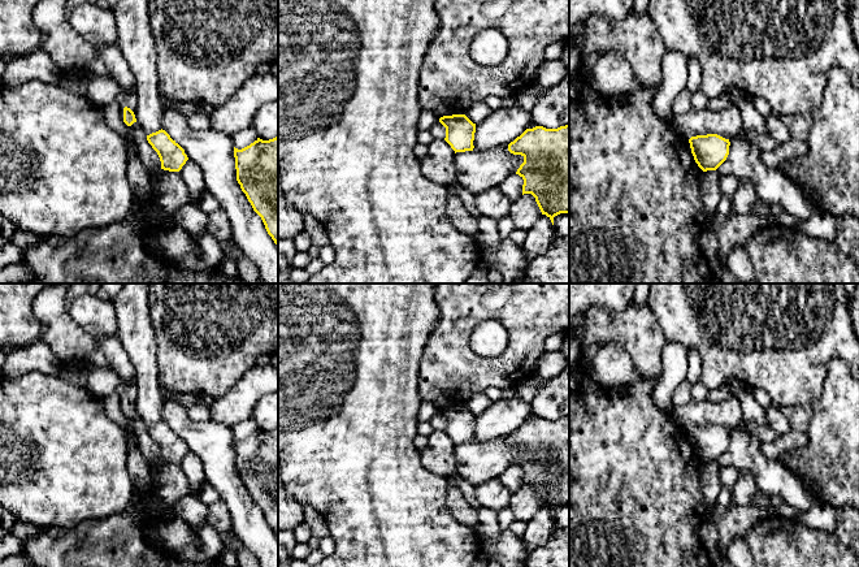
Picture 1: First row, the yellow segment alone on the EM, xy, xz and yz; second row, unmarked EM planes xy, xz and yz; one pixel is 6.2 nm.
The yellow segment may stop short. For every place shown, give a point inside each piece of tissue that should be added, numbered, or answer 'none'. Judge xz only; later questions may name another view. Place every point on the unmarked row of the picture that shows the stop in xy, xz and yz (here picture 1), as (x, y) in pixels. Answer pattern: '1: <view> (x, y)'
none

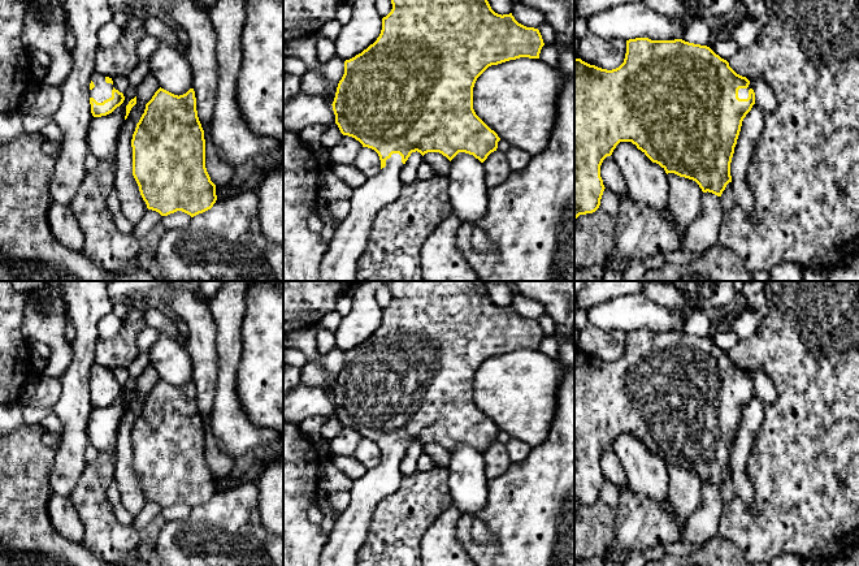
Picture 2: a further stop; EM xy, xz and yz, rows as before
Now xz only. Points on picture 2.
1: xz (350, 530)

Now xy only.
1: xy (102, 383)

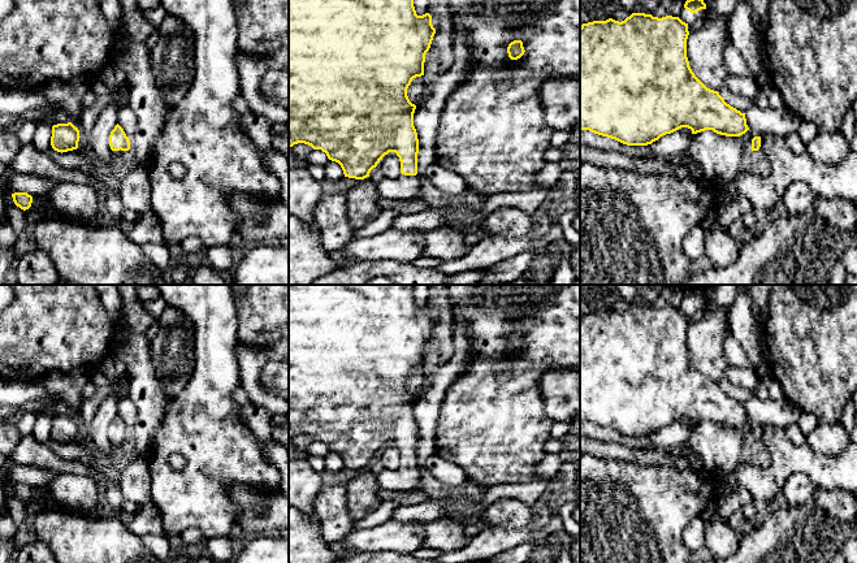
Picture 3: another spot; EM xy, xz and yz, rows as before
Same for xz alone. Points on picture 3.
1: xz (403, 479)

